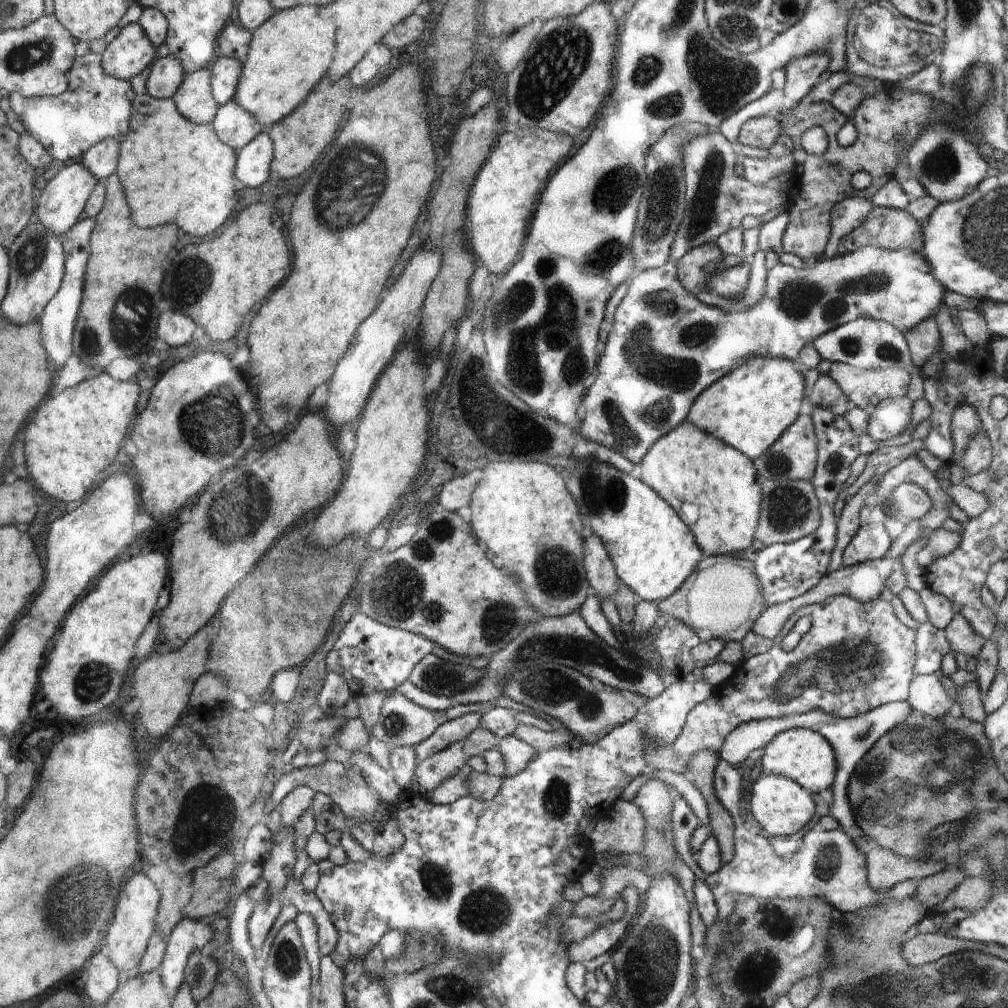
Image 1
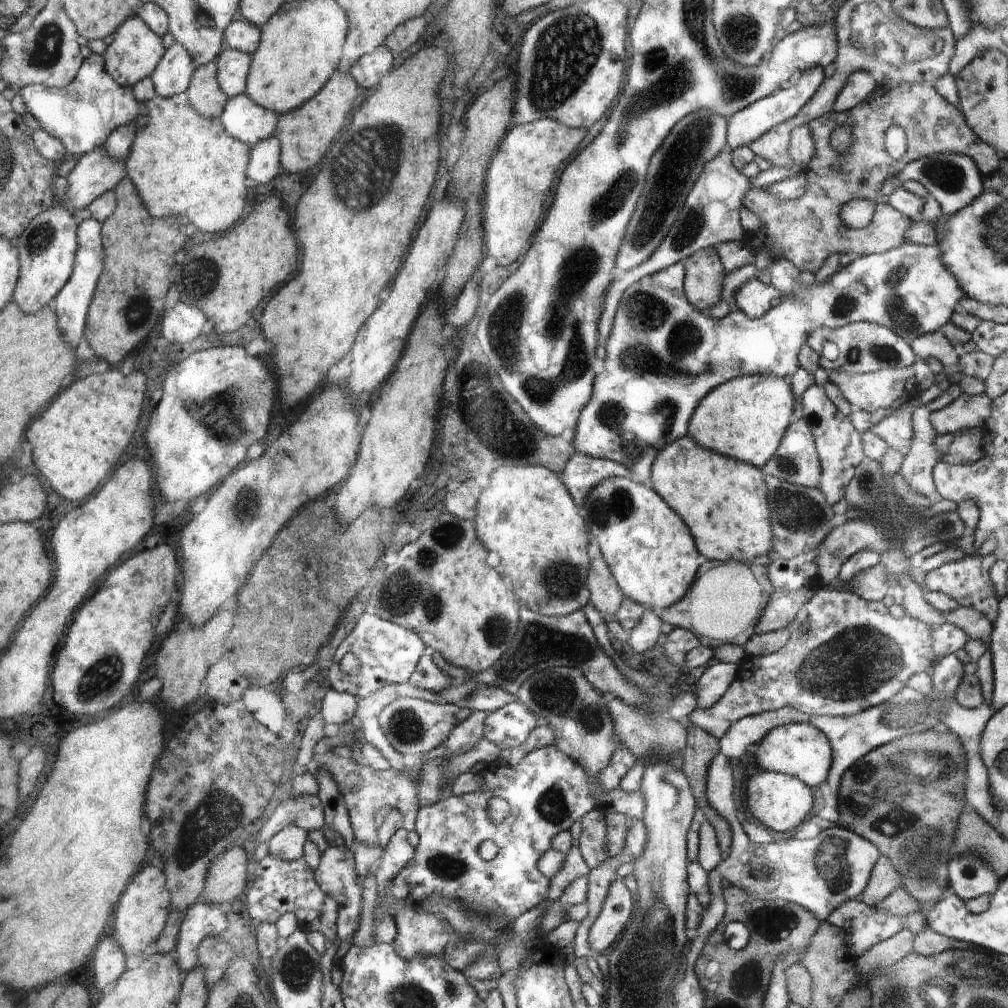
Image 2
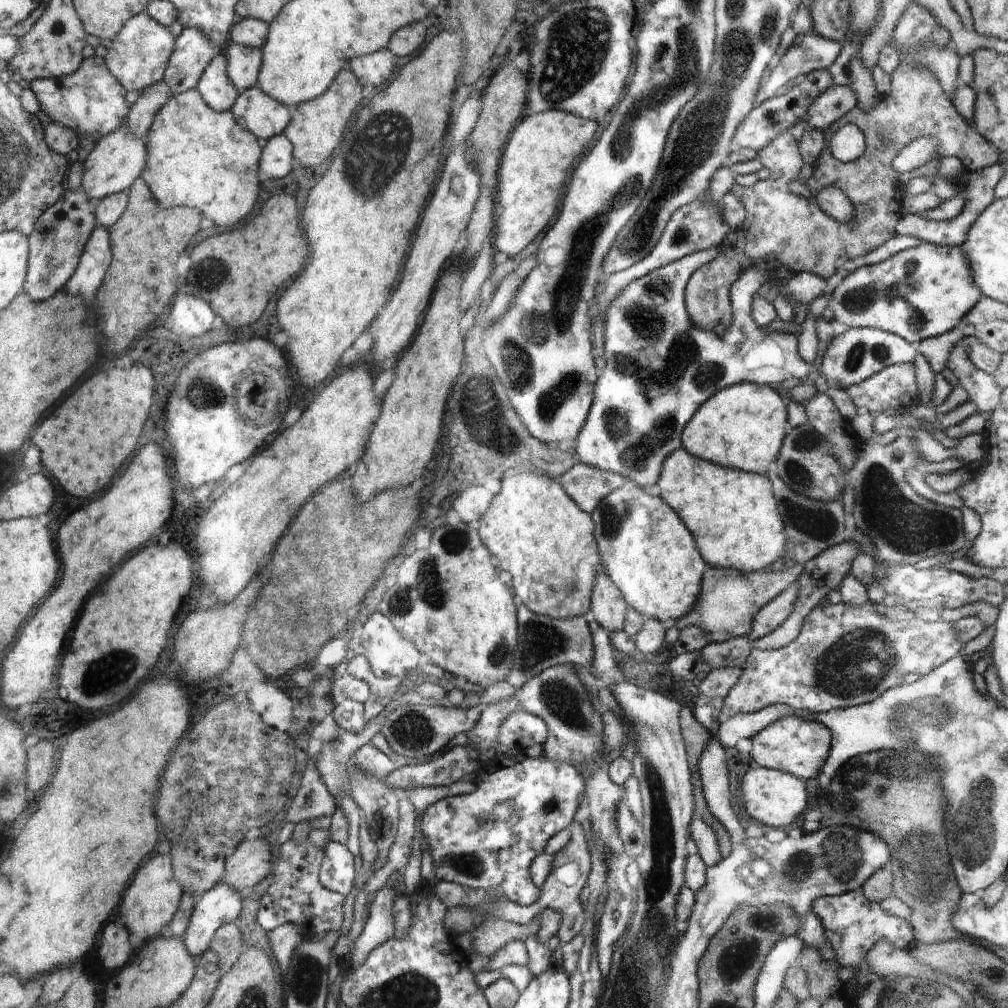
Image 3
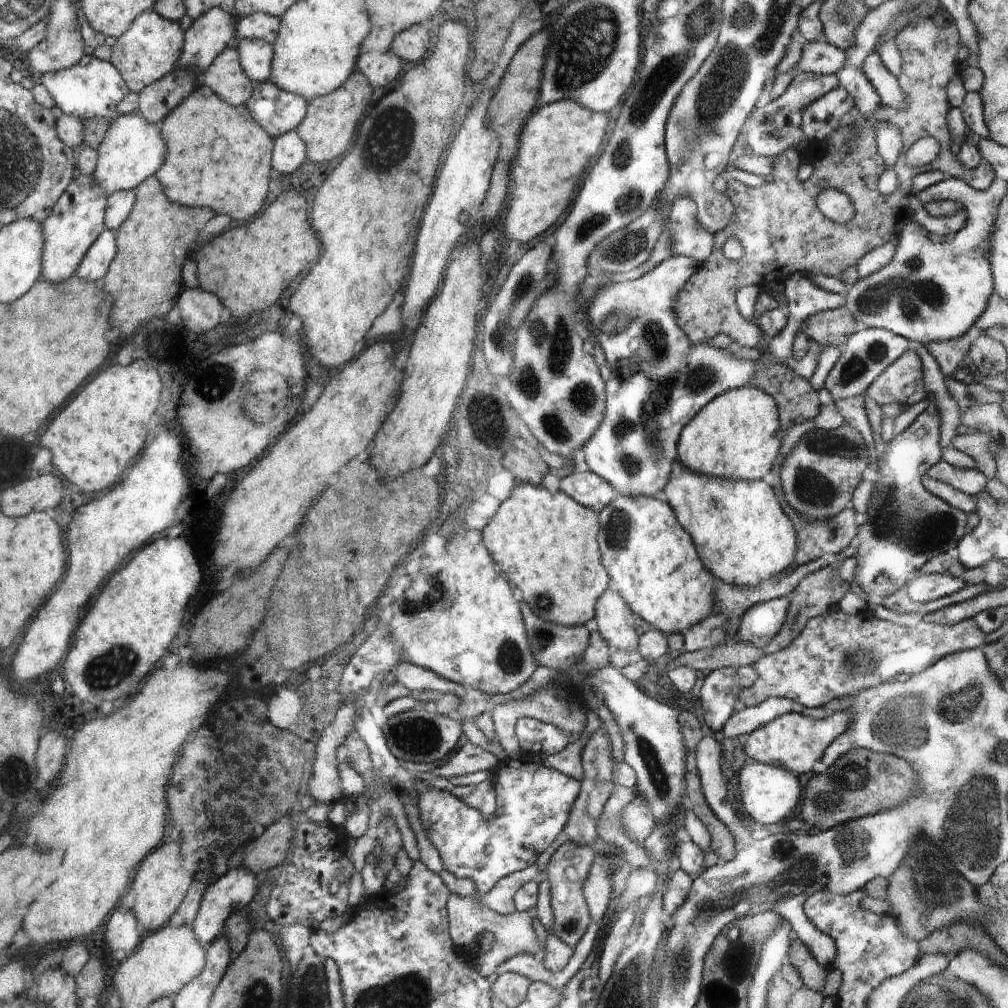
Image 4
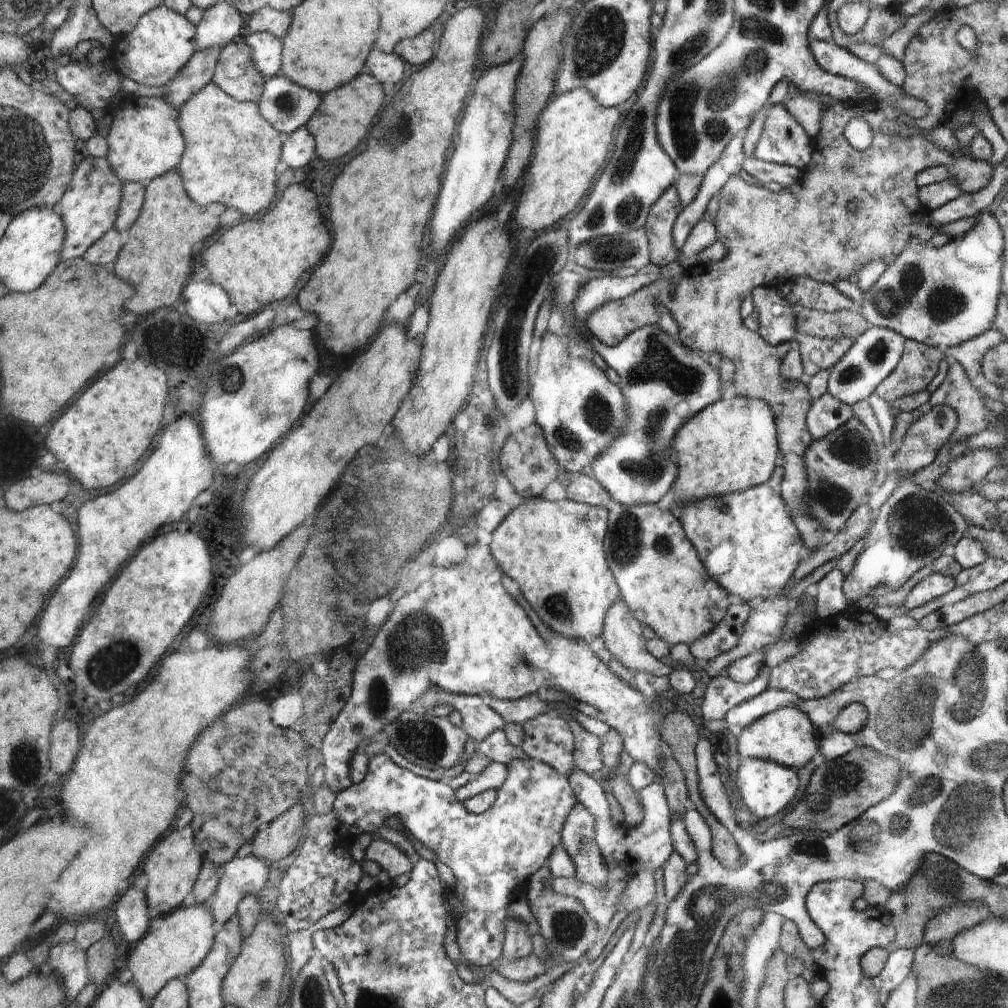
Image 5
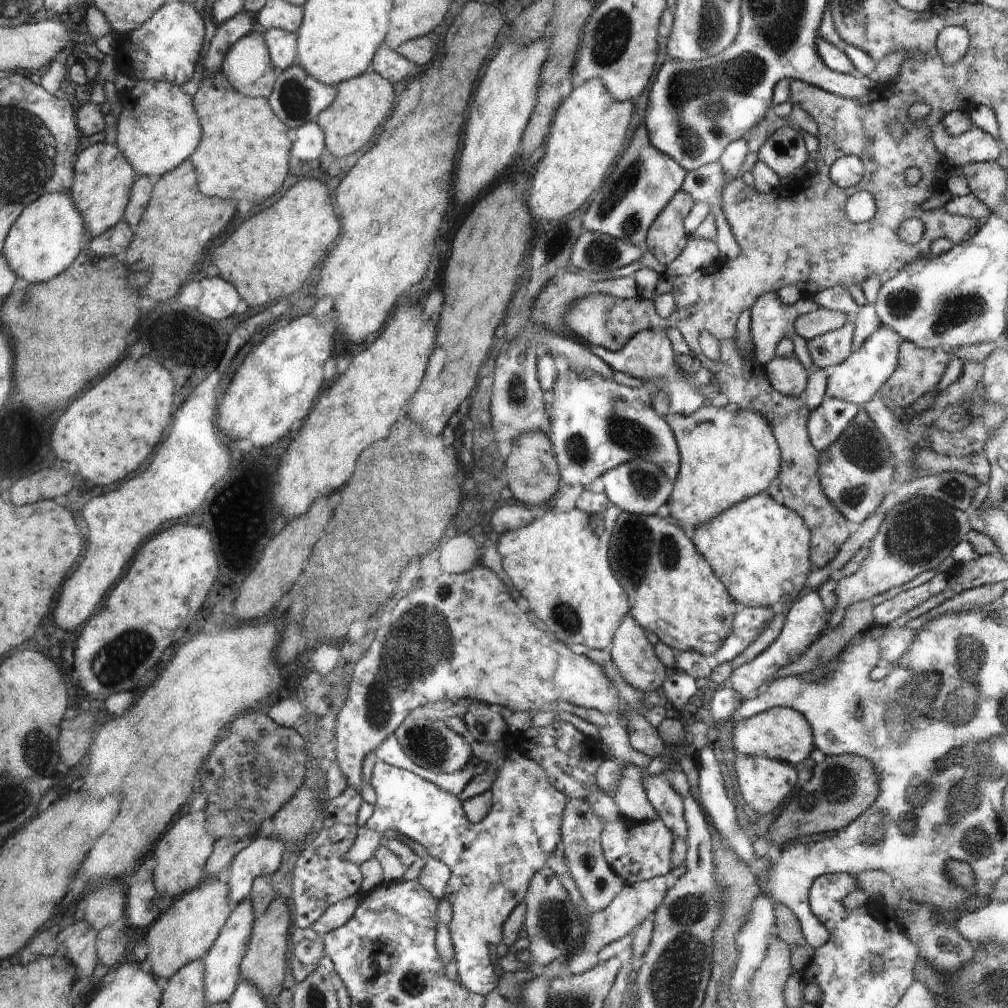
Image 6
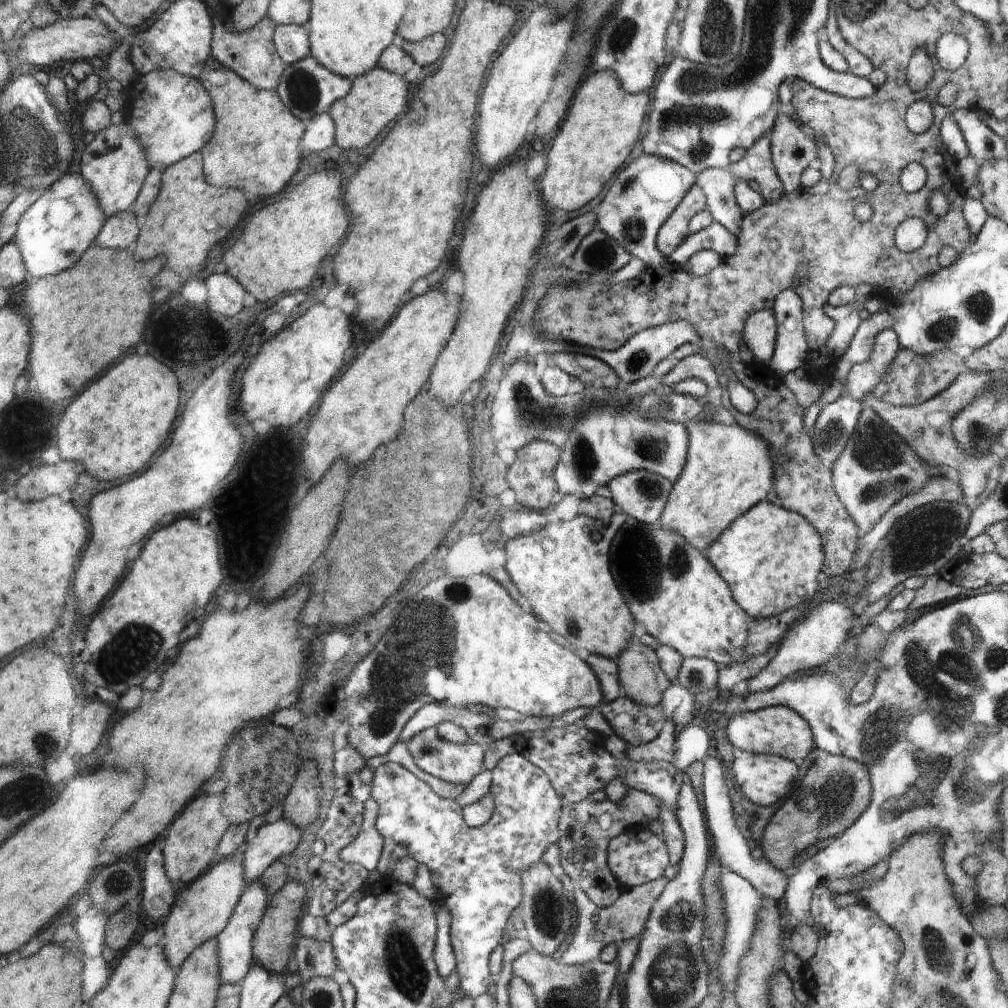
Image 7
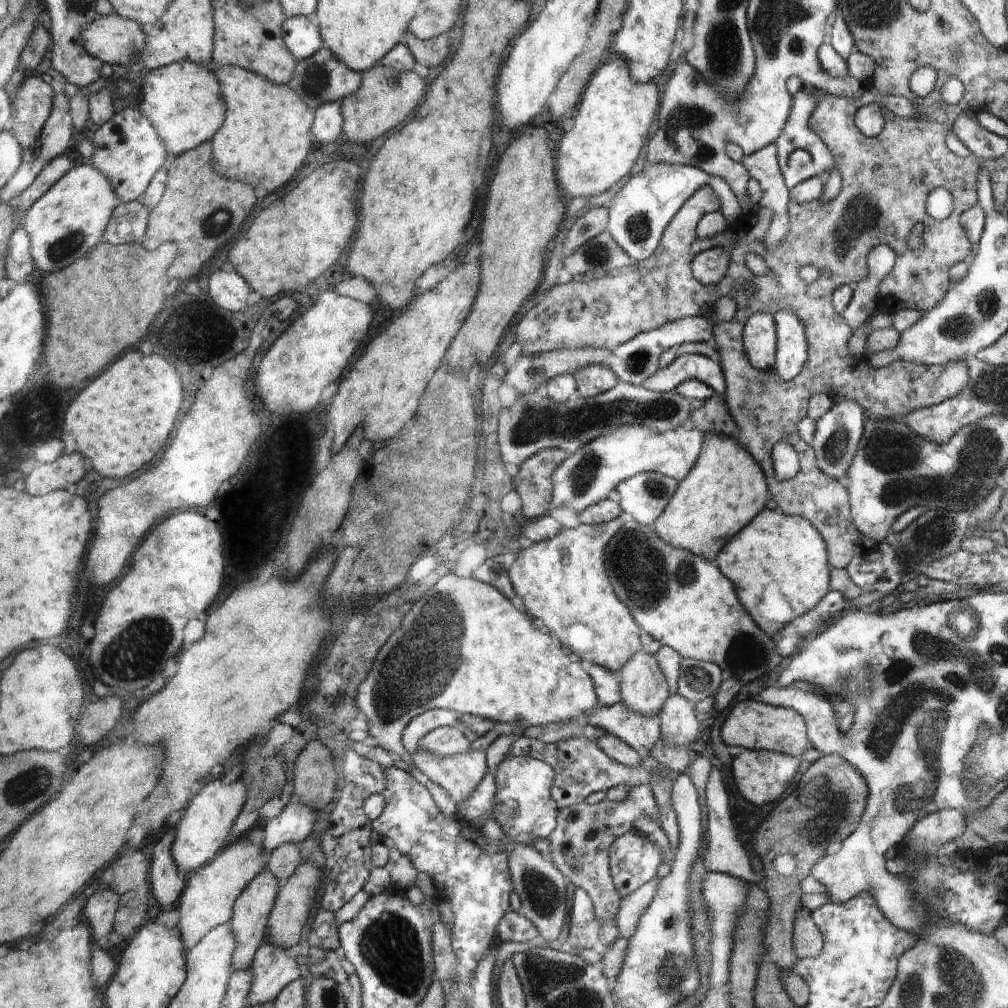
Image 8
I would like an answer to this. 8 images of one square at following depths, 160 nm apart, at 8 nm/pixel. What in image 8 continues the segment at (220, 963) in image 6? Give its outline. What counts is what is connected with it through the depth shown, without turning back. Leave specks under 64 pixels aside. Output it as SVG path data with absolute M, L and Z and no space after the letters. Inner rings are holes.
M264 870L244 888L242 896L236 900L234 916L230 920L237 934L237 949L233 954L234 969L250 967L250 964L252 964L252 958L255 958L254 954L259 949L260 942L264 940L266 924L268 924L266 920L269 920L268 914L271 914L271 910L275 906L278 892L279 886L274 875L270 871Z

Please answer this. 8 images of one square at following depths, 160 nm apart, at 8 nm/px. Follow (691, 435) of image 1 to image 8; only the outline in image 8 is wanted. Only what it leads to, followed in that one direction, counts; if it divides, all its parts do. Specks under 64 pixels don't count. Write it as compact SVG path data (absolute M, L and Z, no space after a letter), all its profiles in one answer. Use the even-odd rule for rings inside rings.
M763 510L715 558L720 570L740 586L740 602L769 636L803 617L827 596L828 560L823 535L808 519L778 510Z

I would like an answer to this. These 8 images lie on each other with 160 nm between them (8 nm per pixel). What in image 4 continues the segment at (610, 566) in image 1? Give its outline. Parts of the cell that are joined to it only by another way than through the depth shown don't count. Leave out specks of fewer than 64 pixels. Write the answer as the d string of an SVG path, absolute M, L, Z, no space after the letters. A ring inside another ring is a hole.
M604 590L596 602L598 631L613 649L622 649L637 656L639 636L634 630L636 615L618 592Z

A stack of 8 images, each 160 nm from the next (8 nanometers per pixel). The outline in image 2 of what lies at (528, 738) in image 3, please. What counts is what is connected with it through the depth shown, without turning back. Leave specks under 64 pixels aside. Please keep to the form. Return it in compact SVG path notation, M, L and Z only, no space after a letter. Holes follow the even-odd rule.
M520 700L488 713L483 726L484 737L500 749L523 745L542 720Z

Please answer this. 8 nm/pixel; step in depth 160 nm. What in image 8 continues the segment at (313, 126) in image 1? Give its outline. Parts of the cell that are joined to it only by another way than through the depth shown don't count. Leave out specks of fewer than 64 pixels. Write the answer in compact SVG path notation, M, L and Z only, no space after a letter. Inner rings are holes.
M376 64L362 72L360 88L341 100L343 114L343 138L354 142L370 142L388 128L402 122L412 110L424 102L426 86L414 71L396 71Z

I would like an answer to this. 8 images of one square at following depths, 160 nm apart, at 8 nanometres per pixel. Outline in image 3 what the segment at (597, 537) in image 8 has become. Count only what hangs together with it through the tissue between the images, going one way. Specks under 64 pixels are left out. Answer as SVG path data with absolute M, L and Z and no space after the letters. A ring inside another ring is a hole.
M522 472L504 478L502 488L495 494L479 520L480 535L488 550L496 555L504 576L512 576L512 590L524 602L524 606L537 615L553 619L582 617L590 610L590 592L596 585L596 568L600 564L597 542L594 542L592 528L595 523L590 520L574 502L557 480L546 474Z

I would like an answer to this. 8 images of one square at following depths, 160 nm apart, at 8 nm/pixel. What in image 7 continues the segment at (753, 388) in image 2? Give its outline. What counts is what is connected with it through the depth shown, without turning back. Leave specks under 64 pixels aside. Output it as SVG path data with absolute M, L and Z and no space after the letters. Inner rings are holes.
M705 420L697 422L686 422L683 424L688 431L688 453L687 465L684 466L683 475L676 482L668 498L666 512L663 514L659 526L674 530L680 534L686 542L690 543L697 550L703 552L710 548L712 542L736 521L742 514L747 514L752 506L759 505L768 490L772 488L772 454L764 438L752 430L746 430L736 424L728 426L717 421Z

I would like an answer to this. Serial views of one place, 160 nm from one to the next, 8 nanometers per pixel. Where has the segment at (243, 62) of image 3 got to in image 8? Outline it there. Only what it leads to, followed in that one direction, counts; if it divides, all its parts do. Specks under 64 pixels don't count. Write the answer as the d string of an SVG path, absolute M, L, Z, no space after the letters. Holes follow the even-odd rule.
M305 16L287 17L284 40L296 61L314 56L324 47L321 30Z

